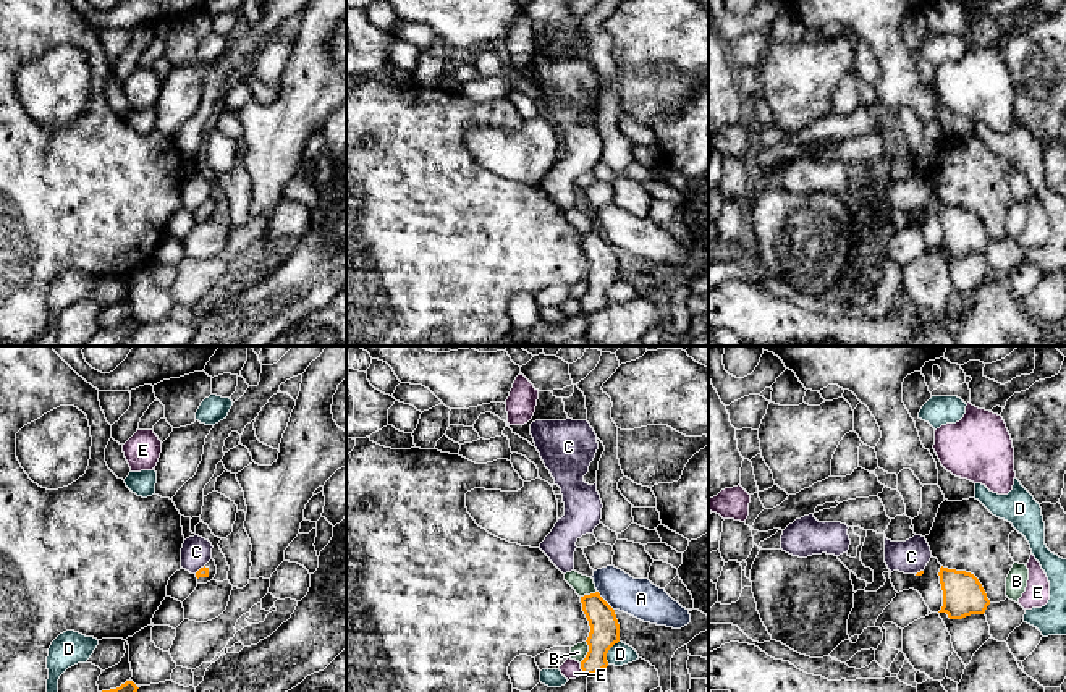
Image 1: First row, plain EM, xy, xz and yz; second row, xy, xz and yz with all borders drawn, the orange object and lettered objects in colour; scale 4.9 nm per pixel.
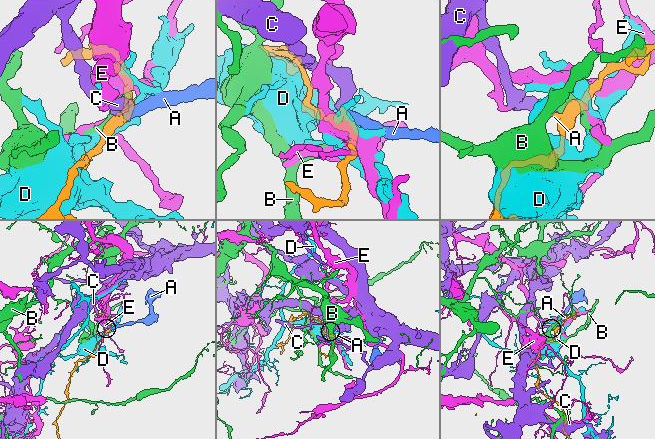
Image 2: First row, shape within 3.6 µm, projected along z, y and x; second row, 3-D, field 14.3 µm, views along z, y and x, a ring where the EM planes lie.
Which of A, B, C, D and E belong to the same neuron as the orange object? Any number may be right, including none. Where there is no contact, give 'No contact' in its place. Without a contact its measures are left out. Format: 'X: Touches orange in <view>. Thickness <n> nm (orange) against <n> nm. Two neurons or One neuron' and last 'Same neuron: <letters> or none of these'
A: Touches orange in xz. Thickness 150 nm (orange) against 190 nm. Two neurons
B: Touches orange in xz. Thickness 150 nm (orange) against 80 nm. Two neurons
C: Touches orange in xy. Thickness 50 nm (orange) against 150 nm. Two neurons
D: Touches orange in xz. Thickness 150 nm (orange) against 110 nm. Two neurons
E: Touches orange in xz. Thickness 150 nm (orange) against 90 nm. Two neurons
Same neuron: none of these

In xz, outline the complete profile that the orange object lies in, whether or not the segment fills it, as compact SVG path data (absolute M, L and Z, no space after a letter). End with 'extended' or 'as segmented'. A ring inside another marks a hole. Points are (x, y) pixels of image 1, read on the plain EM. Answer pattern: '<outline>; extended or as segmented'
M599 230L581 234L582 249L589 259L589 289L581 299L582 312L590 314L608 304L607 291L620 280L620 262L615 247Z; as segmented

